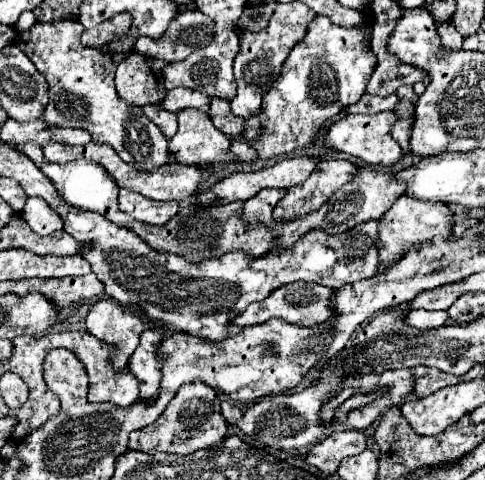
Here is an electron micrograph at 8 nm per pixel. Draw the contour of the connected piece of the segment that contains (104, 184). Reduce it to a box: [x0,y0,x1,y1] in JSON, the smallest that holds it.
[14,142,122,226]

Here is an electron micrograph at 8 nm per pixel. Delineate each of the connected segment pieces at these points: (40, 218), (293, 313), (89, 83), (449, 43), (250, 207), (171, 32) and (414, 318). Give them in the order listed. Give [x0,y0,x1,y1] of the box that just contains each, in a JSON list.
[[22,198,64,234],[232,282,332,328],[14,20,168,170],[438,22,462,50],[244,188,286,226],[136,10,216,62],[407,310,446,330]]

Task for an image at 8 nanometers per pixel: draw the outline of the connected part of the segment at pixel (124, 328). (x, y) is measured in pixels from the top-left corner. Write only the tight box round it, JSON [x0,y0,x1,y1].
[86,300,142,368]

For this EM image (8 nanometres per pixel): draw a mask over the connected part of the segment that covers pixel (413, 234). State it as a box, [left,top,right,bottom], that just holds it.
[380,196,452,264]

